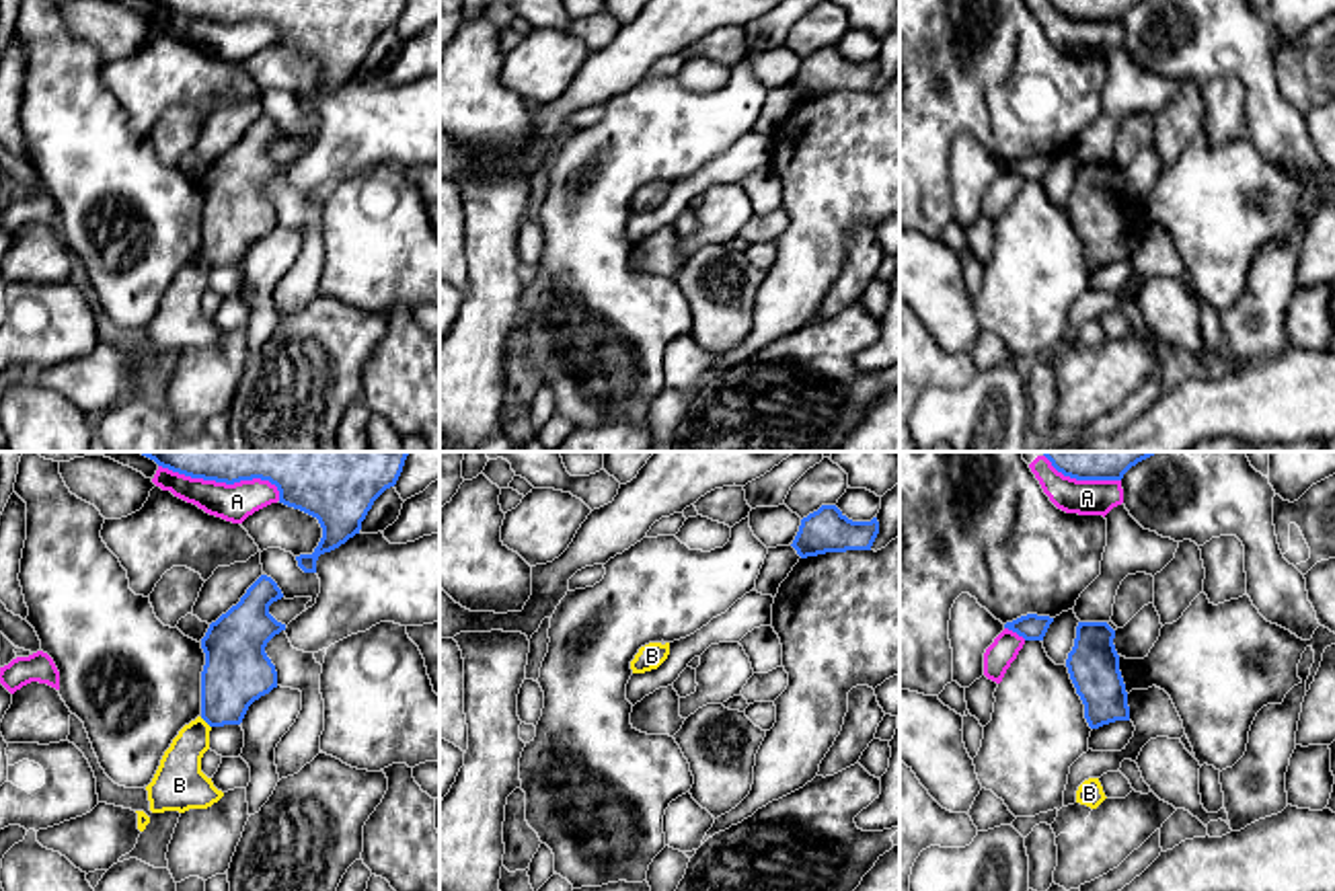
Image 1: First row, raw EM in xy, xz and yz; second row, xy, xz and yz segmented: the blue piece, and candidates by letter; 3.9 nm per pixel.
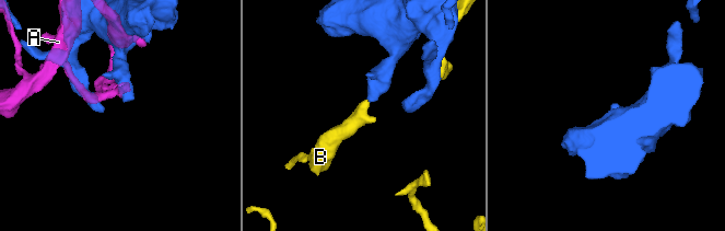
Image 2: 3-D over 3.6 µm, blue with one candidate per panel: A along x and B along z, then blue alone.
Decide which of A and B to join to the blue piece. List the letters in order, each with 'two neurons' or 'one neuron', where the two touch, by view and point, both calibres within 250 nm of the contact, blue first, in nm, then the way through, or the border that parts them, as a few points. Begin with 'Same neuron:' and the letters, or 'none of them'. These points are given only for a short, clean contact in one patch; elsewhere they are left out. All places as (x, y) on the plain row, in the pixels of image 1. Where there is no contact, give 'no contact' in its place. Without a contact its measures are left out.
Same neuron: none of them
A: two neurons; meets blue in xy at (224, 21); 130 nm thick on the blue side, 150 nm on the other
B: two neurons; meets blue in xy at (206, 261); 260 nm thick on the blue side, 190 nm on the other; border along xy (200, 257), (210, 267)

